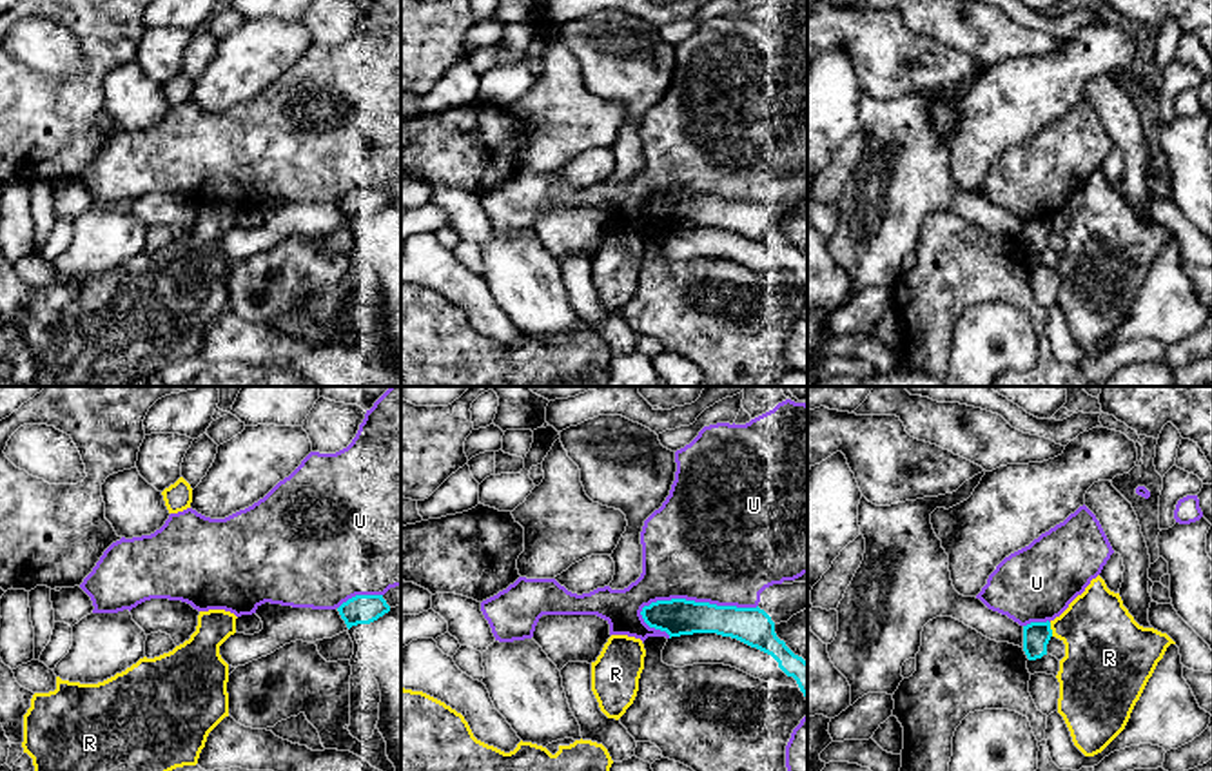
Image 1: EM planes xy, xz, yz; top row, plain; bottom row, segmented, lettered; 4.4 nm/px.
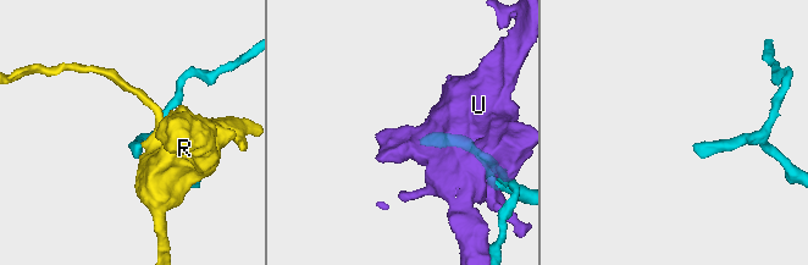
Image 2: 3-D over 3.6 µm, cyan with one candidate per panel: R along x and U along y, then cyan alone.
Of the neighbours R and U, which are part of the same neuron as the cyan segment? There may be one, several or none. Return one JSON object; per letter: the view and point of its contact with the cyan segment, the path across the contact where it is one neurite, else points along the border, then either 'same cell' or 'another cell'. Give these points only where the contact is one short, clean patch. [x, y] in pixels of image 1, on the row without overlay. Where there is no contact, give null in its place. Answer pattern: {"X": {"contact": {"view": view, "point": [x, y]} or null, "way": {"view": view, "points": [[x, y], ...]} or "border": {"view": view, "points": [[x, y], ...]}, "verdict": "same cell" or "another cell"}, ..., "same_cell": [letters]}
{"R": {"contact": {"view": "yz", "point": [1051, 224]}, "border": {"view": "yz", "points": [[1049, 216], [1053, 229]]}, "verdict": "another cell"}, "U": {"contact": {"view": "xz", "point": [697, 196]}, "verdict": "another cell"}, "same_cell": []}

